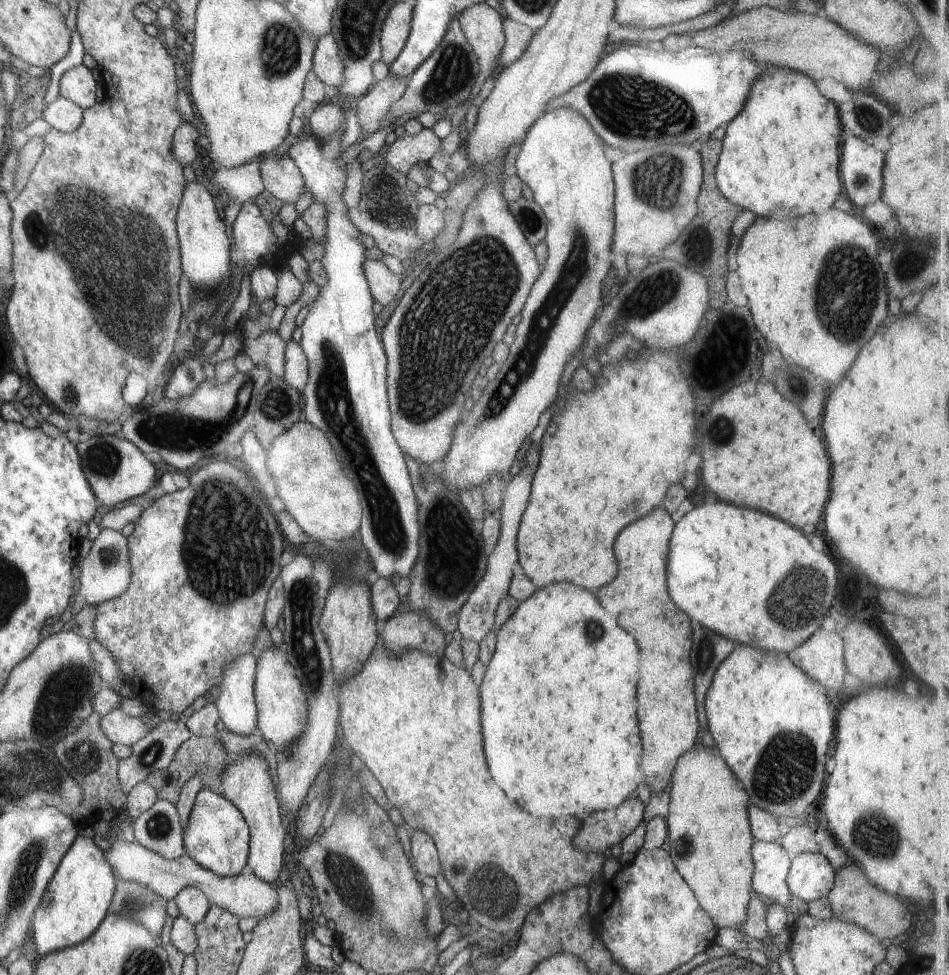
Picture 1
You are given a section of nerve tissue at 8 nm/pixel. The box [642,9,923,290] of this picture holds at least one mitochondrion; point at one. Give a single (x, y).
(870, 116)

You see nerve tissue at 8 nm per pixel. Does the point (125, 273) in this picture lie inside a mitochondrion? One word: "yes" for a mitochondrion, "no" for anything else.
yes

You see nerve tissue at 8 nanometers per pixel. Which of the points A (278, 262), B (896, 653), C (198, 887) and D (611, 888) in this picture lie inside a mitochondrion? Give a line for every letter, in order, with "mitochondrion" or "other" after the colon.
A: other
B: other
C: other
D: other

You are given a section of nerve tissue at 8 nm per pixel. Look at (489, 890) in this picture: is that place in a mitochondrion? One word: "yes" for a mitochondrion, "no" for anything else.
yes

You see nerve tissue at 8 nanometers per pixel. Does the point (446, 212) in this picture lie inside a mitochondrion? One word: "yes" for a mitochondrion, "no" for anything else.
no

